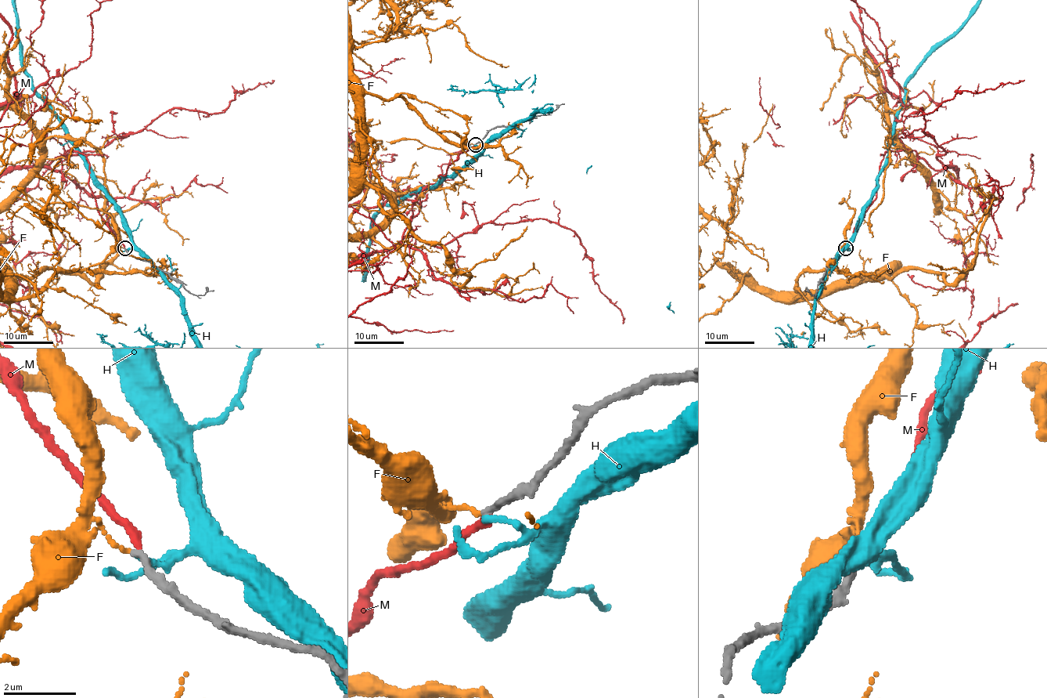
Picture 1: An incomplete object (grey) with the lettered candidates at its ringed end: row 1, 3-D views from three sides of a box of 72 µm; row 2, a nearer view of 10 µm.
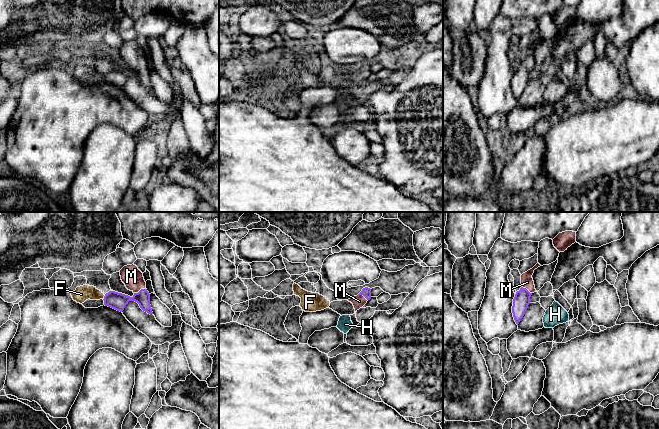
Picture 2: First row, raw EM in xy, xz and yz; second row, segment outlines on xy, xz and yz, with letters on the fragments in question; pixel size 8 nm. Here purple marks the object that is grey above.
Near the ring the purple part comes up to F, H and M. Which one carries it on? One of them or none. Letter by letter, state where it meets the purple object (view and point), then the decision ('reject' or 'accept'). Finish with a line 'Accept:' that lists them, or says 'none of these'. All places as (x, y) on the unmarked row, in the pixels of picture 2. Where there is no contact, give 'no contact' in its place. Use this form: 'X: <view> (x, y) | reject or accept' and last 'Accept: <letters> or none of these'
F: xy (104, 73) | reject
H: no contact | reject
M: xy (139, 67) | accept
Accept: M

